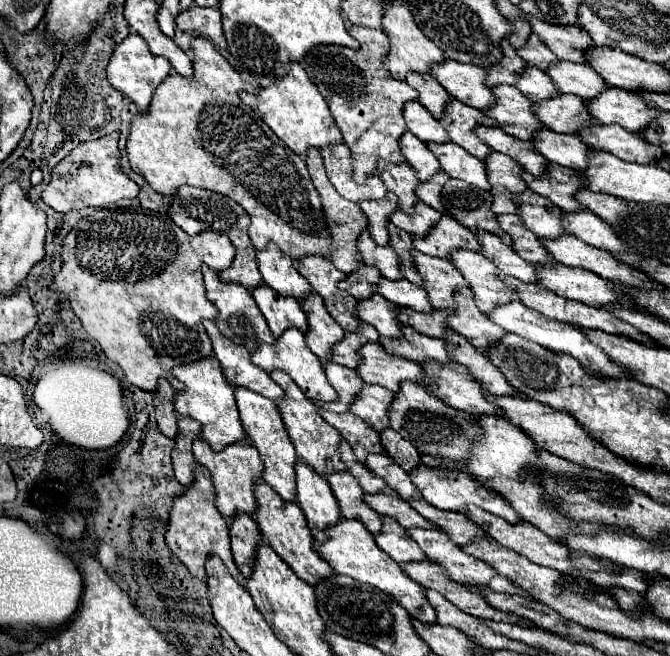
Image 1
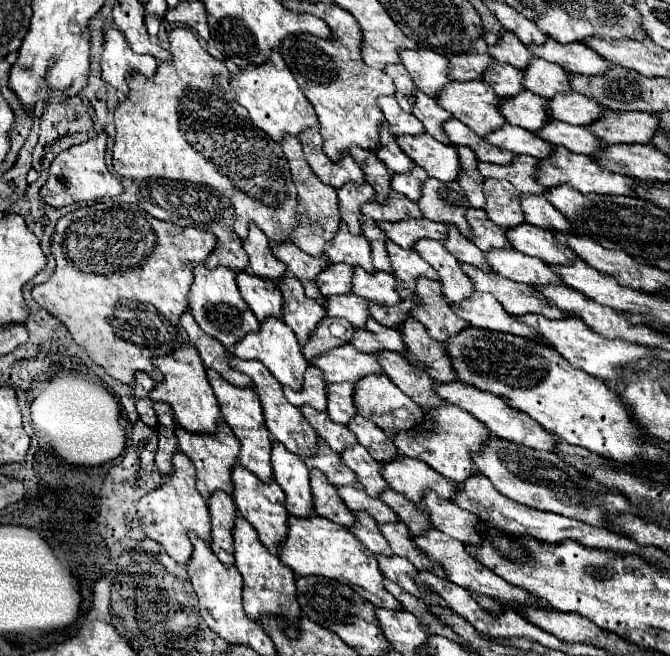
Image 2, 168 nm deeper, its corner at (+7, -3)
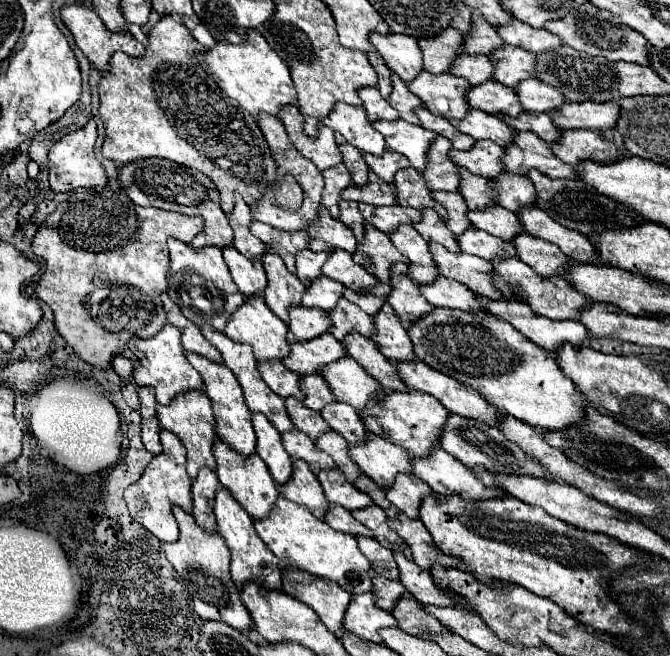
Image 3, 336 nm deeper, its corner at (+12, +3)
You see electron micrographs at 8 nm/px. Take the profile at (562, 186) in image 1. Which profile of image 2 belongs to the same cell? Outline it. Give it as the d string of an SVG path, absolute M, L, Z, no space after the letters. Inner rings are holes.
M515 155L511 165L479 163L477 169L483 177L507 179L519 193L533 193L533 195L543 195L545 193L545 187L541 187L535 181L535 171L537 171L537 159L535 157Z

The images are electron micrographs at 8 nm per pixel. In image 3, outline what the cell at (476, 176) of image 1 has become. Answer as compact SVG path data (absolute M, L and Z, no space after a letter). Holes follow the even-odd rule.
M404 119L398 121L376 121L374 123L376 131L380 131L386 139L386 145L392 151L398 151L402 155L408 157L408 161L412 163L414 169L418 169L420 173L426 171L428 167L428 149L432 145L432 141L438 137L436 133L420 127L420 125L412 125Z

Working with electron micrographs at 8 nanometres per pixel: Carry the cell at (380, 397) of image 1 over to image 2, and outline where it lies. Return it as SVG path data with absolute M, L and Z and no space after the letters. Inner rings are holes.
M327 383L327 415L331 421L347 425L357 413L353 405L353 385L351 383Z

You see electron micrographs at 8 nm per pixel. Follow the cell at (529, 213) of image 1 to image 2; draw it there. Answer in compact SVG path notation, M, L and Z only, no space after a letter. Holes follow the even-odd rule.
M485 179L483 181L485 193L485 213L487 217L501 225L501 229L511 229L523 223L523 211L519 203L519 193L513 189L509 181L503 179Z

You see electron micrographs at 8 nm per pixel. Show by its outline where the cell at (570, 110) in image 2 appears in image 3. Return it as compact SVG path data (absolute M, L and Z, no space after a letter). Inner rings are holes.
M528 79L528 83L520 83L520 87L516 87L516 93L520 95L522 107L534 113L550 113L566 105L566 97L556 91L556 87L550 87L540 79Z

